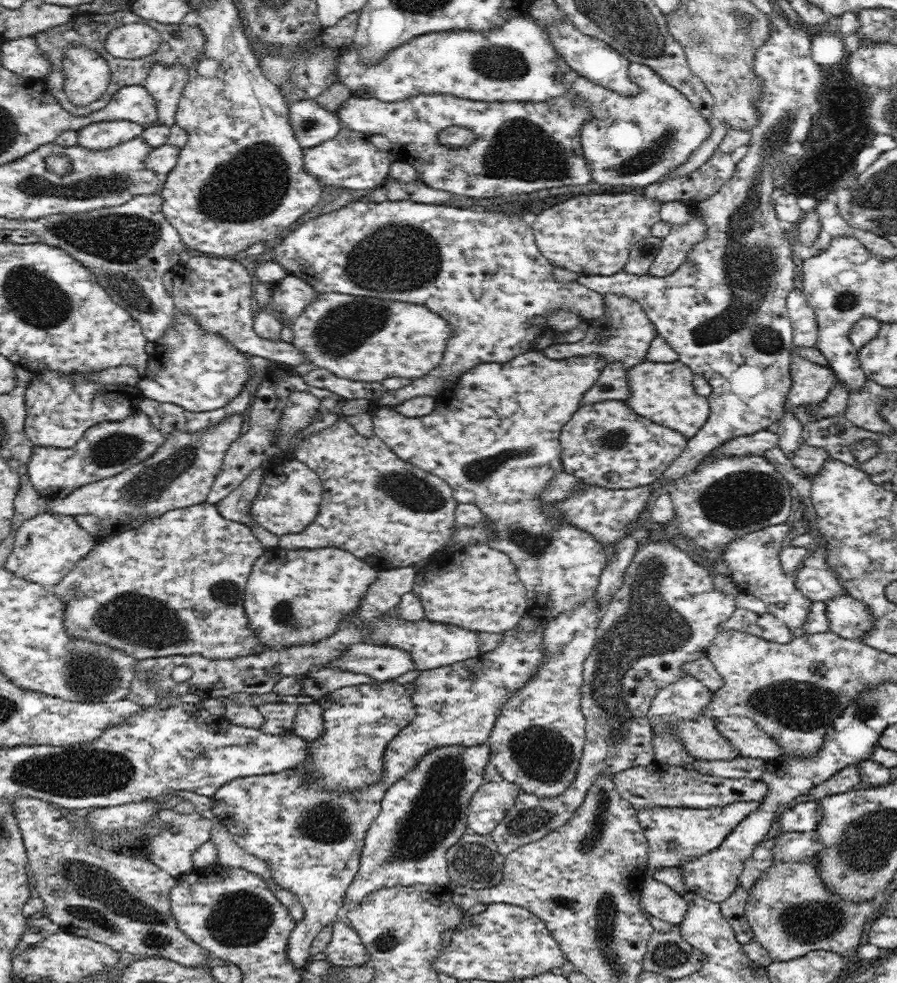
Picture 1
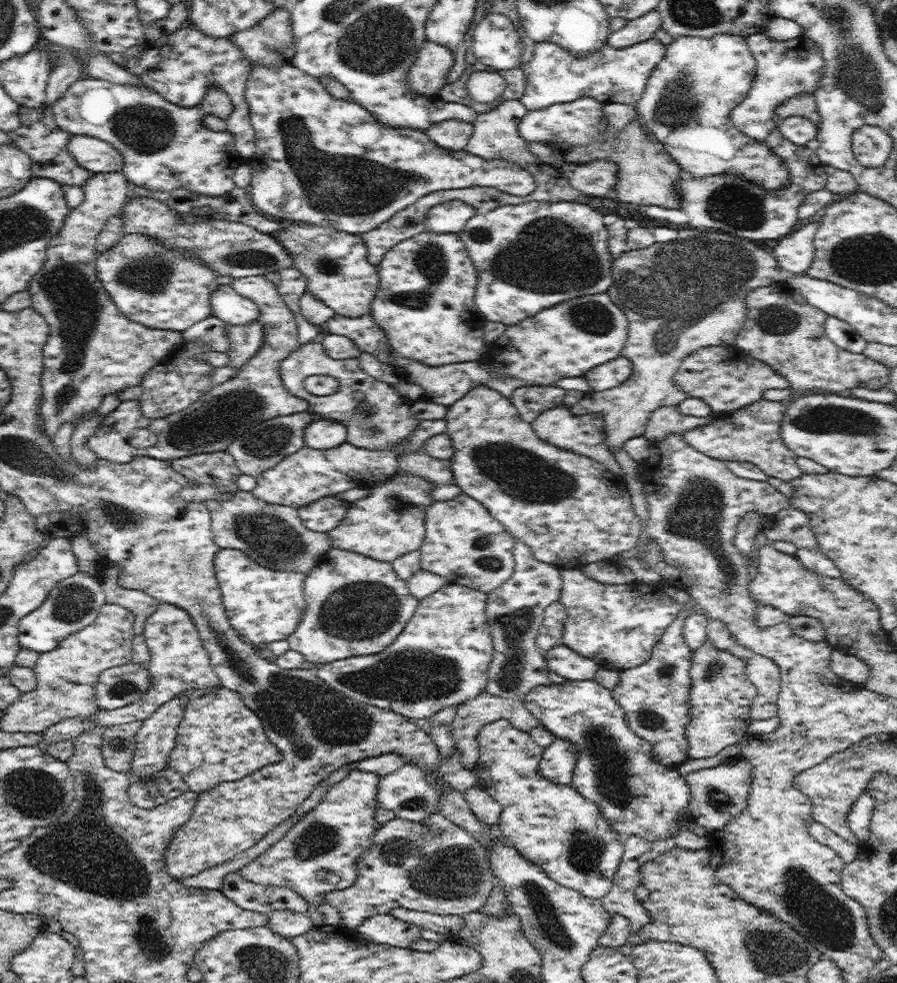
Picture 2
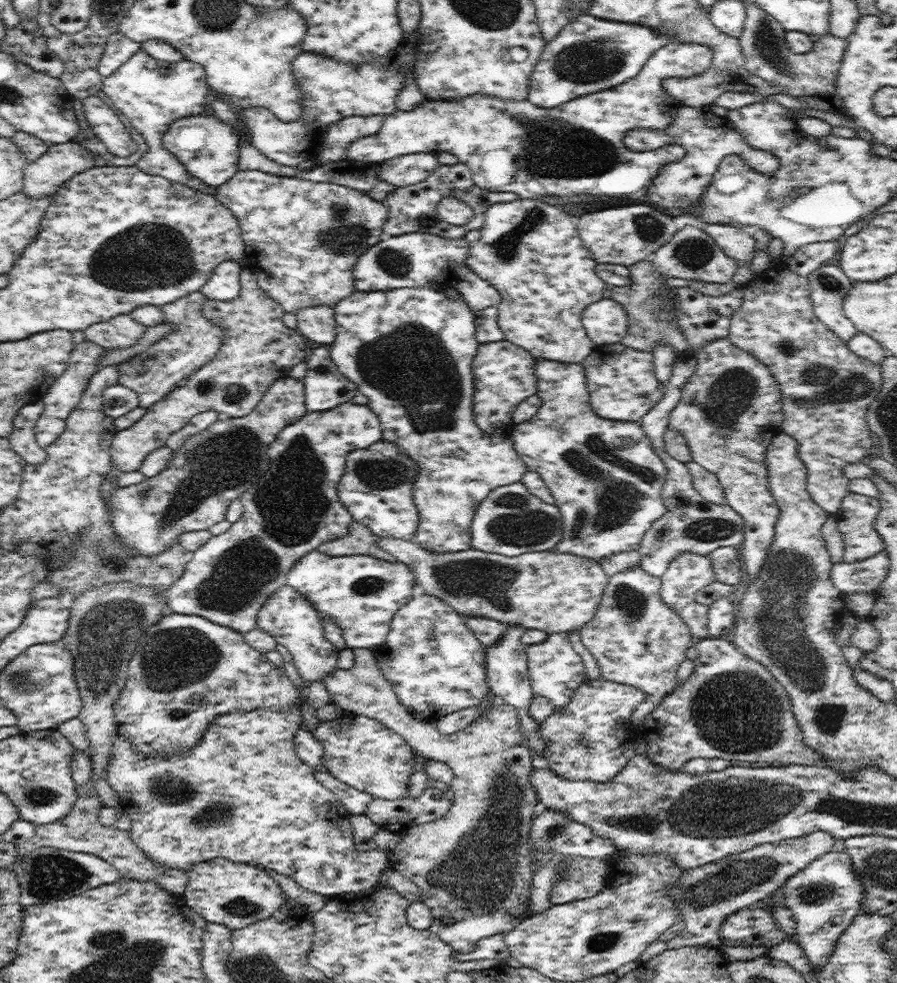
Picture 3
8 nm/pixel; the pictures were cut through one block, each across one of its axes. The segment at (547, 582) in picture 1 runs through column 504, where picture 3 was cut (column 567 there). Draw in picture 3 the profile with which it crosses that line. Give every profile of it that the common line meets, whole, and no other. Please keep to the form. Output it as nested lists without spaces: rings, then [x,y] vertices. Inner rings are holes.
[[[537,359],[535,373],[537,395],[543,403],[530,420],[515,425],[510,437],[528,470],[544,479],[562,515],[563,537],[553,551],[600,563],[604,557],[640,549],[640,542],[652,527],[652,522],[664,517],[667,511],[662,498],[667,473],[665,462],[657,455],[639,422],[608,420],[592,410],[587,378],[581,364]]]

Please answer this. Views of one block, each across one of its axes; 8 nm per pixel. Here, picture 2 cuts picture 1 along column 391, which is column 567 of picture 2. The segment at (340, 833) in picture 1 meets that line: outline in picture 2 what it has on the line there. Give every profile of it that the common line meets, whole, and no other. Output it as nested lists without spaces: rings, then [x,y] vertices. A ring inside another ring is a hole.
[[[554,738],[552,744],[544,749],[538,772],[554,784],[571,786],[576,757],[578,757],[578,748],[570,740]]]

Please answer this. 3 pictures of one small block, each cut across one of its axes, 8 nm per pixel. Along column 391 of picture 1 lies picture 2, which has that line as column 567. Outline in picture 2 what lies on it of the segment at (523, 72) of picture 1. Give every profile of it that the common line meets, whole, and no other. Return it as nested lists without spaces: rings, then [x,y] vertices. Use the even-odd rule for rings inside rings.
[[[655,38],[622,49],[614,49],[606,44],[599,52],[584,59],[575,58],[558,44],[538,42],[533,58],[525,66],[526,90],[519,100],[528,111],[585,97],[605,104],[616,102],[634,105],[640,101],[649,77],[664,59],[665,53],[664,44]]]

